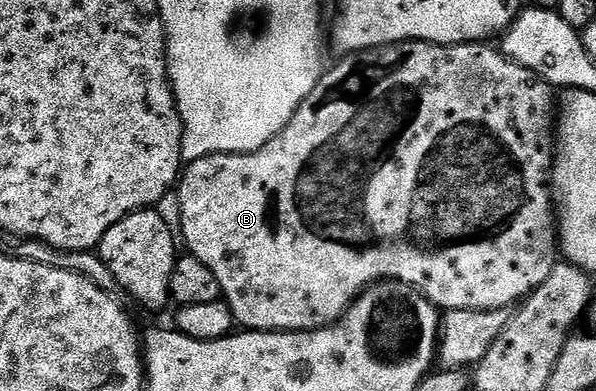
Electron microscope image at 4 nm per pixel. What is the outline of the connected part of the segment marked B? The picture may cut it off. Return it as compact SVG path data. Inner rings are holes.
M407 41L405 43L389 43L383 47L371 47L369 51L356 51L347 54L331 71L329 68L323 74L316 89L312 89L310 96L296 109L292 121L288 121L288 125L284 125L284 129L280 129L280 133L276 133L276 137L272 137L272 141L268 141L263 147L252 153L209 155L189 160L185 164L180 182L176 187L180 199L178 216L182 218L181 242L186 243L185 250L189 254L204 261L204 265L208 265L208 269L212 269L212 273L216 273L216 281L220 281L222 299L230 307L230 312L234 314L235 324L239 328L252 331L315 331L341 319L346 308L370 284L388 279L397 279L400 283L406 283L408 286L416 288L443 312L455 311L456 309L501 311L509 308L511 306L509 303L515 302L514 304L517 304L519 301L525 300L531 291L535 291L553 273L560 259L560 231L556 226L556 208L552 202L552 172L556 150L556 95L550 84L542 80L539 75L535 75L527 67L521 67L519 63L512 62L508 56L502 54L497 46L490 46L494 45L487 45L485 42L450 43L445 47L439 43Z

